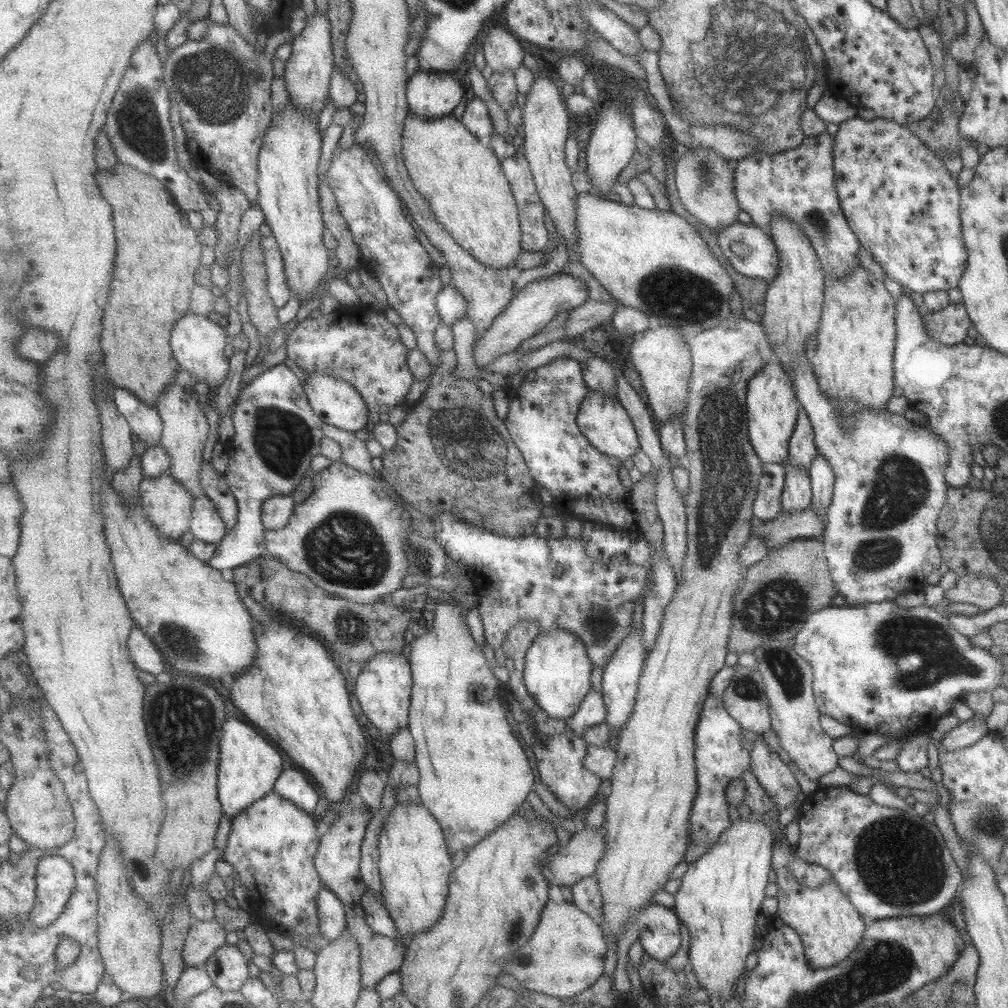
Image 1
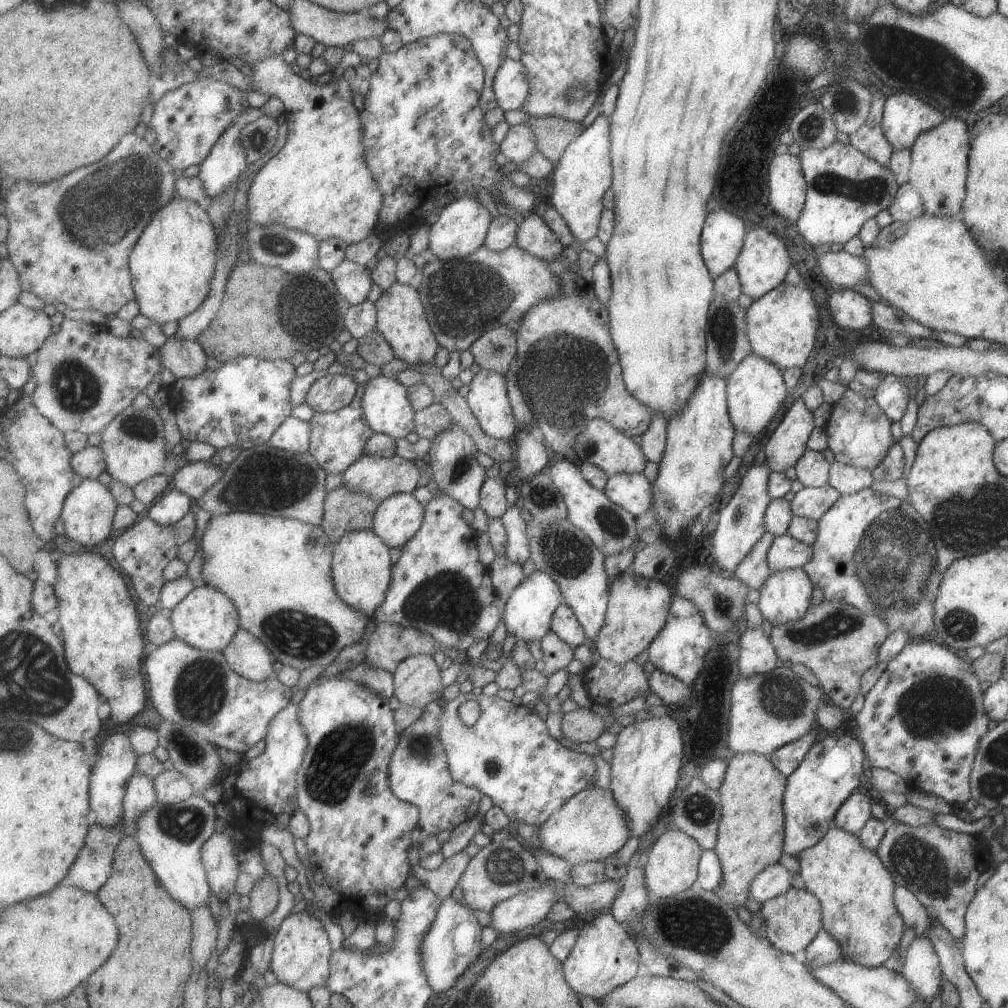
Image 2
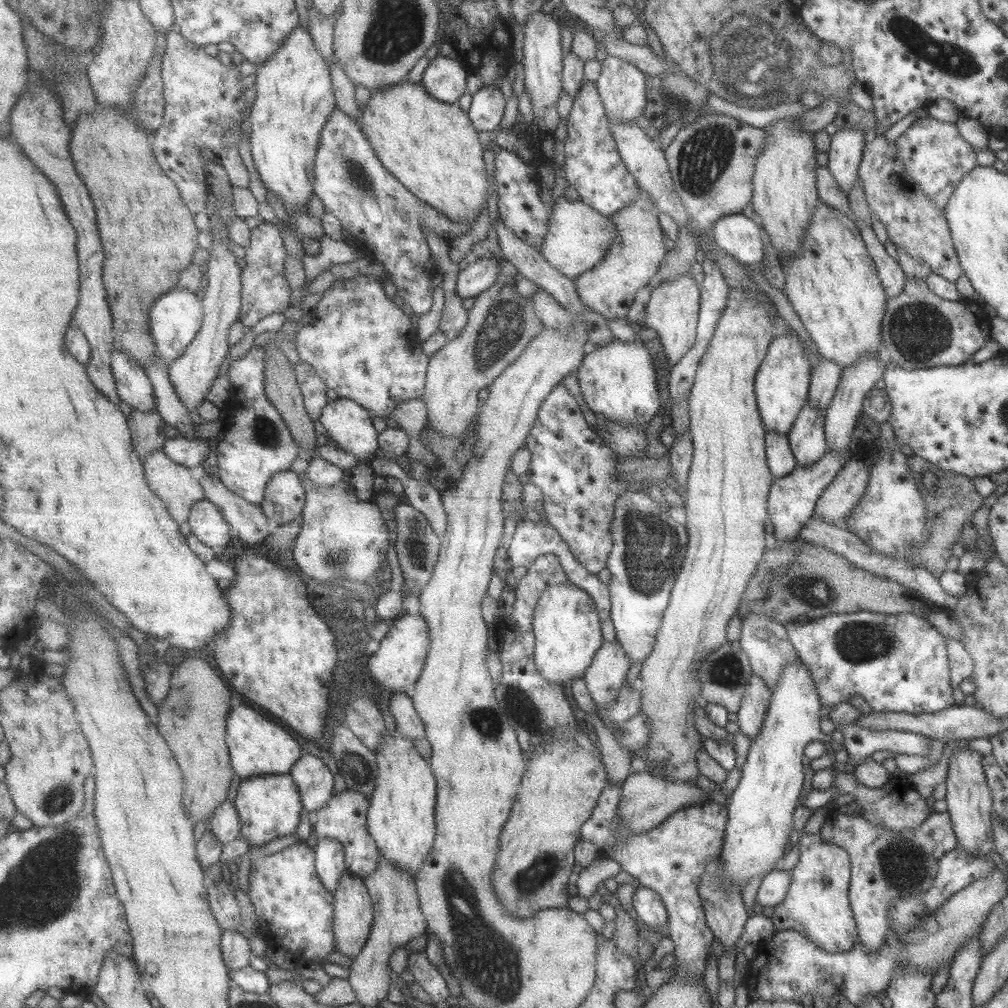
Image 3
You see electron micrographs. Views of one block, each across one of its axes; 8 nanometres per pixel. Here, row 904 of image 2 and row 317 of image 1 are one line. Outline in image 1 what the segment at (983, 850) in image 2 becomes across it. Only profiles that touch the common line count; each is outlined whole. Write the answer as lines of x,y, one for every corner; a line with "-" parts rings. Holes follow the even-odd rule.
949,303
938,312
920,310
929,335
946,346
968,342
968,329
973,325
963,303

